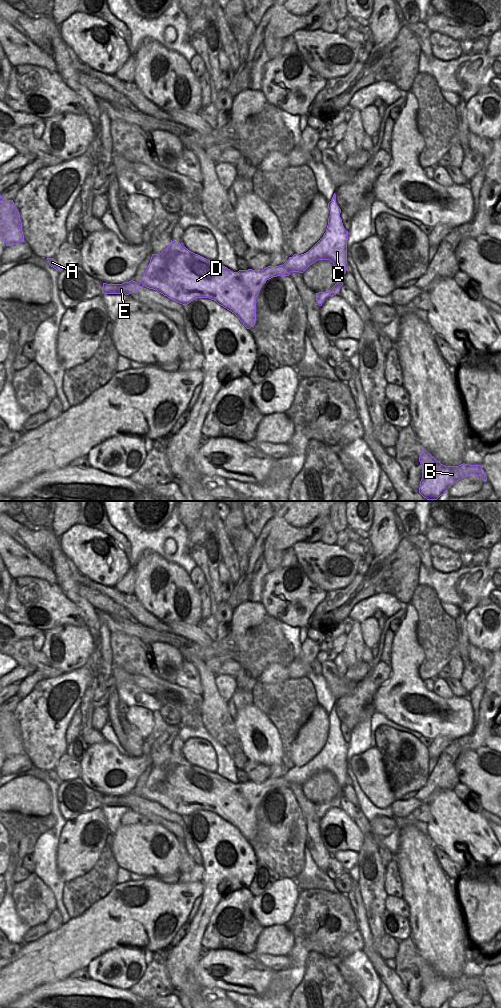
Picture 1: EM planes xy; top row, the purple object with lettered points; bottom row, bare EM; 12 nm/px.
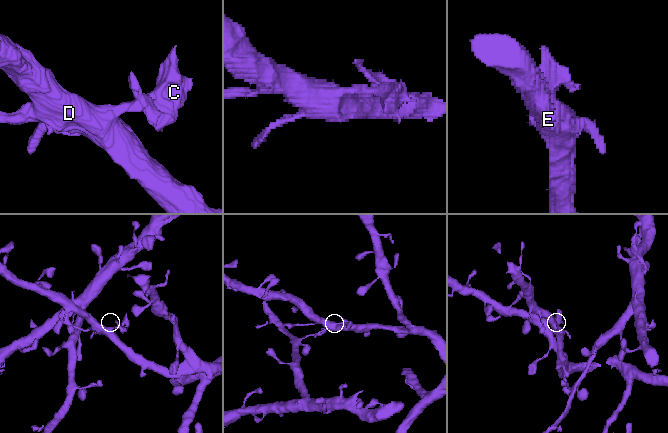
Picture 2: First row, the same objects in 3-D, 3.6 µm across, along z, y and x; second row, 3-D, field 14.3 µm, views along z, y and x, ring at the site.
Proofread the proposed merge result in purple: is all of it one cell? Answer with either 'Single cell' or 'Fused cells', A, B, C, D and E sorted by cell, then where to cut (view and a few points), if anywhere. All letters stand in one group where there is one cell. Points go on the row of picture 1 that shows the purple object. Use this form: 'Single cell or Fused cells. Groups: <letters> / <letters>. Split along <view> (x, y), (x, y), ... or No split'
Fused cells. Groups: A B D E / C. Split along xy (308, 252), (311, 258), (298, 271)

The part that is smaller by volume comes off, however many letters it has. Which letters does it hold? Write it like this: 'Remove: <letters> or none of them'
Remove: C

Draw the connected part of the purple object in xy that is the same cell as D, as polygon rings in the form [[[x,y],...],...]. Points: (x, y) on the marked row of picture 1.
[[[171,240],[170,245],[161,253],[152,254],[139,284],[133,280],[122,284],[103,283],[102,293],[129,295],[137,293],[145,286],[182,305],[187,305],[197,298],[209,298],[234,313],[243,325],[250,329],[256,323],[256,298],[266,281],[277,276],[289,276],[291,272],[299,272],[312,257],[308,252],[301,255],[294,254],[283,265],[268,266],[263,270],[248,269],[233,272],[216,261],[189,251],[182,243]]]

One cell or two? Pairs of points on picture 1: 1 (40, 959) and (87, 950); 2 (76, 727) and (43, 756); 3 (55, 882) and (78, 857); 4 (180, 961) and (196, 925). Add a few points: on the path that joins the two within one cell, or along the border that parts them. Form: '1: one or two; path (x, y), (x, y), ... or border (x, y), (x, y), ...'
1: one; path (52, 958), (65, 950), (75, 950)
2: two; border (74, 714), (66, 731), (67, 745)
3: two; border (55, 854), (57, 871), (64, 882)
4: one; path (187, 952), (195, 934)

